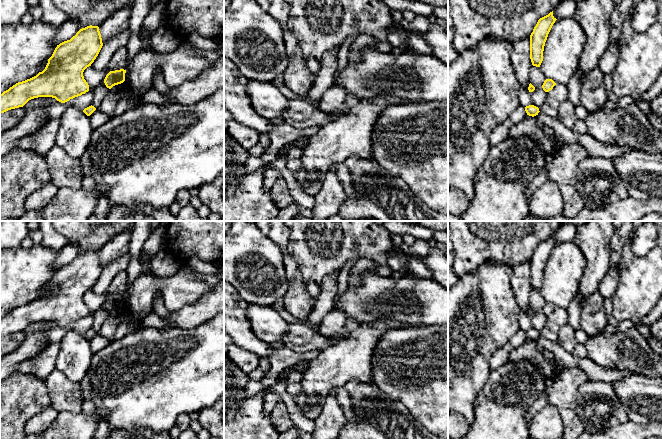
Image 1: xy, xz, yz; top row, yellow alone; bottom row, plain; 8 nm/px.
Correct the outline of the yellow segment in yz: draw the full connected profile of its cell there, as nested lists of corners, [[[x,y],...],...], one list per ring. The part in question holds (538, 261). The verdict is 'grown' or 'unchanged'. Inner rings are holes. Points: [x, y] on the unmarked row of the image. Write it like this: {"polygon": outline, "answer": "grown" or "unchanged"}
{"polygon": [[[553,235],[540,242],[530,259],[530,283],[533,290],[540,291],[548,258],[557,243]]], "answer": "unchanged"}

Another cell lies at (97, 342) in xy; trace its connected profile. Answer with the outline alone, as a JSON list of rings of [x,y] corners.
[[[96,333],[89,340],[89,343],[90,343],[90,346],[91,346],[93,354],[97,353],[101,349],[103,349],[109,342],[110,342],[110,340],[108,340],[107,338],[104,338],[104,337],[100,336],[98,333]]]

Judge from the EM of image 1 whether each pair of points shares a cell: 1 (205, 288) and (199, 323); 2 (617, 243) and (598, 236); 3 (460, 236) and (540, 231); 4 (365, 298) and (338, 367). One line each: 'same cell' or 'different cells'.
1: different cells
2: different cells
3: same cell
4: same cell

